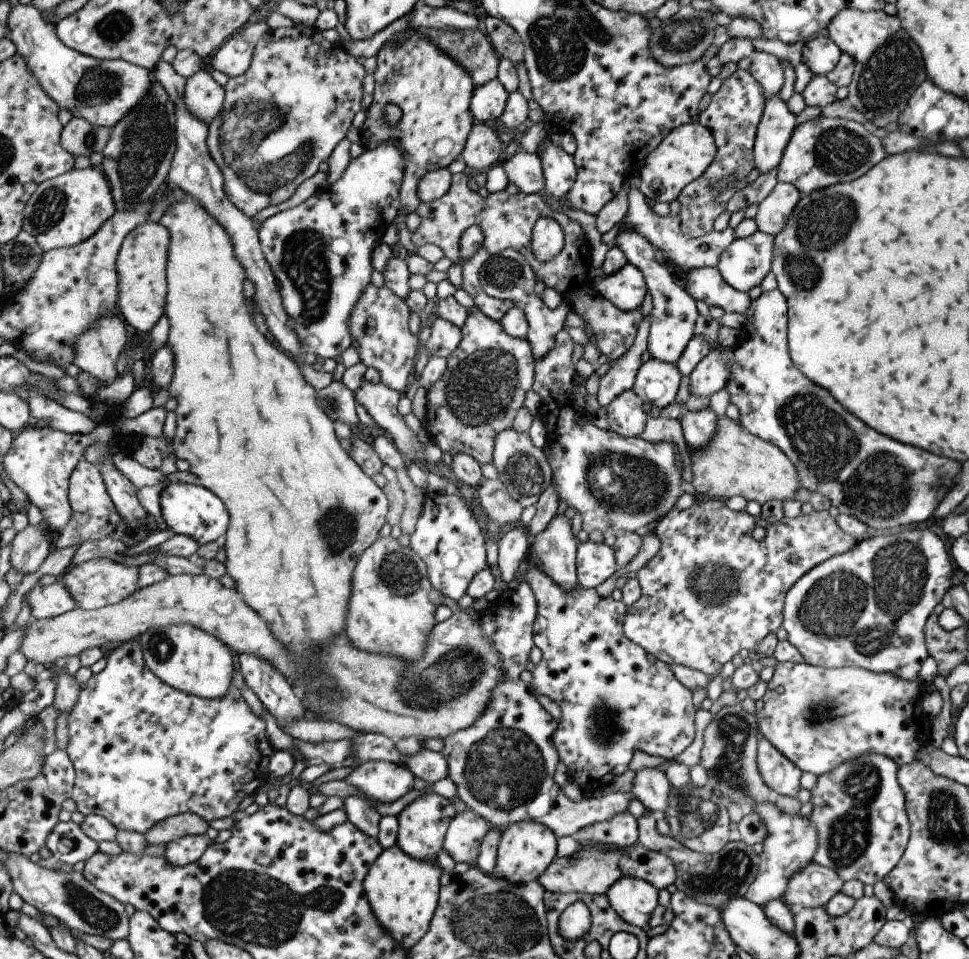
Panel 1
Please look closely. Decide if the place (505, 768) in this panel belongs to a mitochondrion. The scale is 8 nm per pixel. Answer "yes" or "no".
yes

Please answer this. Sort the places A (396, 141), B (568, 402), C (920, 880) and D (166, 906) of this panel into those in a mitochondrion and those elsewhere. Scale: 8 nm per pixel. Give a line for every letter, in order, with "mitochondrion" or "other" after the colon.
A: other
B: other
C: other
D: other

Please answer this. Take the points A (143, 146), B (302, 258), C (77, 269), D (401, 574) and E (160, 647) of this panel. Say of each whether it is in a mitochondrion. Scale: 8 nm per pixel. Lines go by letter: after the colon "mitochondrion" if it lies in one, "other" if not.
A: mitochondrion
B: mitochondrion
C: other
D: mitochondrion
E: mitochondrion

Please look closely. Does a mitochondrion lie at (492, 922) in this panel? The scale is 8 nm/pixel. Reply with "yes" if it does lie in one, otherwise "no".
yes

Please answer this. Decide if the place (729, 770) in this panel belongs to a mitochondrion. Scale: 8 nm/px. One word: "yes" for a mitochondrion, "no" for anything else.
yes

